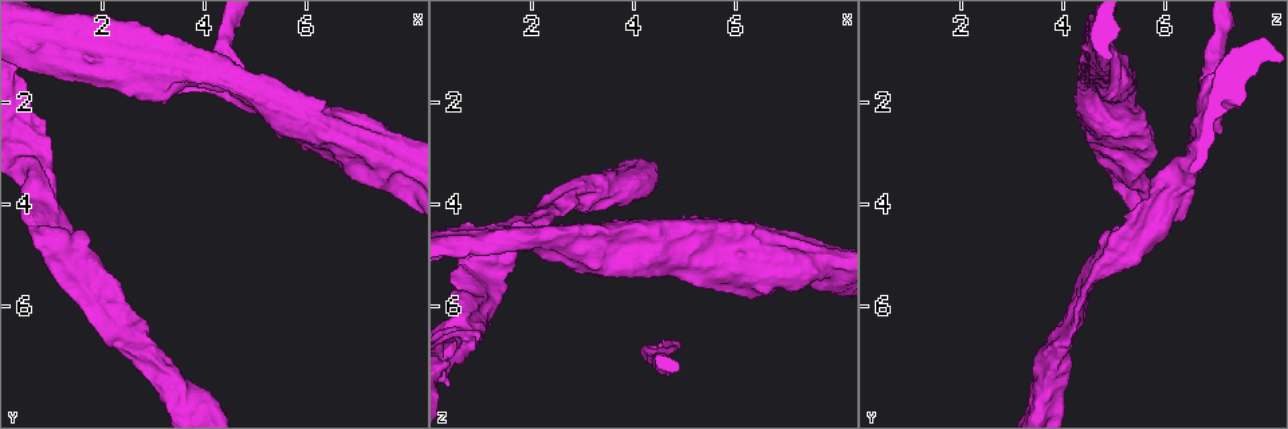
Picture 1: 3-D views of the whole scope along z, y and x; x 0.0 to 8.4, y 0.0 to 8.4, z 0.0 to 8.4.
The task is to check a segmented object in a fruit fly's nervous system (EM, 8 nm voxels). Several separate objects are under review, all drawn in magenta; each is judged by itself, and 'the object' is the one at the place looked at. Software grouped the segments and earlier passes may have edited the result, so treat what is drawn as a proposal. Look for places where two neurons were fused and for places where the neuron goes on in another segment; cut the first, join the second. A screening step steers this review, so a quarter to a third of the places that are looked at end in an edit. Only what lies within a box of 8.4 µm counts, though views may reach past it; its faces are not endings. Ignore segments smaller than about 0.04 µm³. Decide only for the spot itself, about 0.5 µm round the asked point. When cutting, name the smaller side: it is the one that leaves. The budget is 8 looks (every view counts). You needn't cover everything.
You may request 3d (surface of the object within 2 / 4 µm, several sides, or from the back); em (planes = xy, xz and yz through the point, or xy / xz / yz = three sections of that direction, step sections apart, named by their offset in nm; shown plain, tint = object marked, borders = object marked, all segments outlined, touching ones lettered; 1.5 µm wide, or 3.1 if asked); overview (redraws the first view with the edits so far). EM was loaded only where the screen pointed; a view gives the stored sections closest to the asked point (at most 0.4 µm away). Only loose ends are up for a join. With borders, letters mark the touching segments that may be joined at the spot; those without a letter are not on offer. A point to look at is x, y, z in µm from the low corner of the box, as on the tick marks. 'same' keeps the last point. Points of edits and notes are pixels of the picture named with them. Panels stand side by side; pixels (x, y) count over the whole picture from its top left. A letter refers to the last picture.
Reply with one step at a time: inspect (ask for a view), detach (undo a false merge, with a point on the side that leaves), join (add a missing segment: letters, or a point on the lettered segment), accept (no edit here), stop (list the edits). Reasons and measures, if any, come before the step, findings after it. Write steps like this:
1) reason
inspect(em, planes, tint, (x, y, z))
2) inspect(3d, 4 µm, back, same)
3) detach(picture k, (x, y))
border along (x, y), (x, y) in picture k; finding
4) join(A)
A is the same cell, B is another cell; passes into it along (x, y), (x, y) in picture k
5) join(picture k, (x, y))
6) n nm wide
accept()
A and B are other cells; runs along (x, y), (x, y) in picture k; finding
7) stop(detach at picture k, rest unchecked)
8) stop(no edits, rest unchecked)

closes a loop
inspect(em, planes, tint, (3.80, 1.20, 4.50))

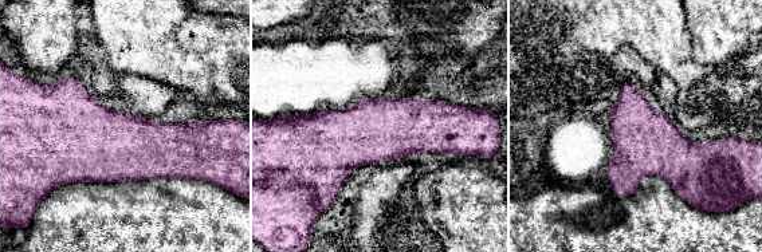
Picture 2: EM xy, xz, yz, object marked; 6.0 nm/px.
inspect(em, planes, borders, same)

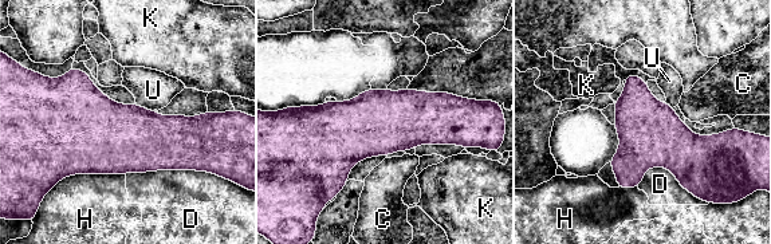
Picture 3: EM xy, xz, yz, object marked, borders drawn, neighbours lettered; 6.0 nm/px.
380 nm wide
accept()
C, D, H, K and U are other cells; continuous, no second neuron

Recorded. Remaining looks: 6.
an open end
inspect(em, xz, step 8, tint, (6.30, 2.00, 4.40))

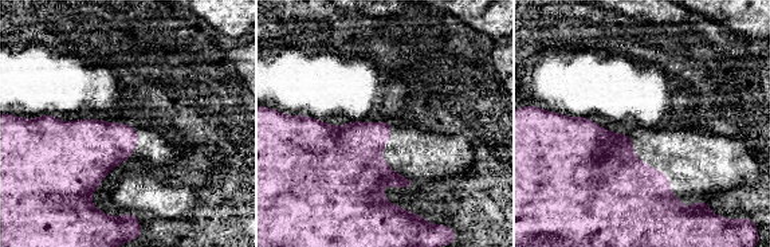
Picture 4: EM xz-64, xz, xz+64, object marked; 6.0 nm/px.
another direction
inspect(em, planes, tint, same)

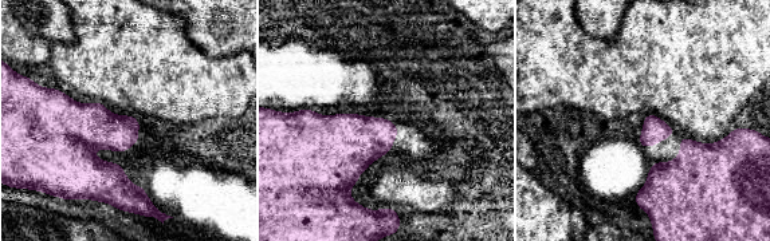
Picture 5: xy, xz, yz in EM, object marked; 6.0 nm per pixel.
inspect(em, planes, borders, same)

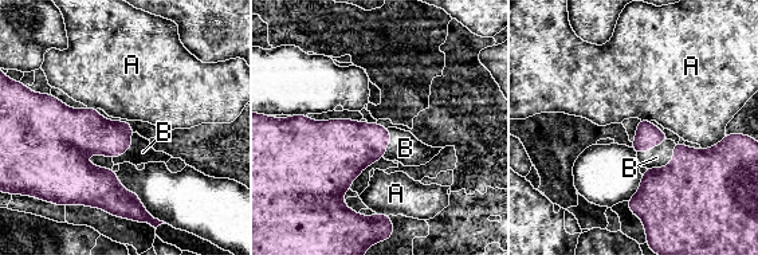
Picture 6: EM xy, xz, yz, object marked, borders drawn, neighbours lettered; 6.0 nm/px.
join(B)
B is the same cell, A is another cell; it goes on there

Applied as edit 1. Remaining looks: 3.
stop(join at picture 6, rest unchecked)

